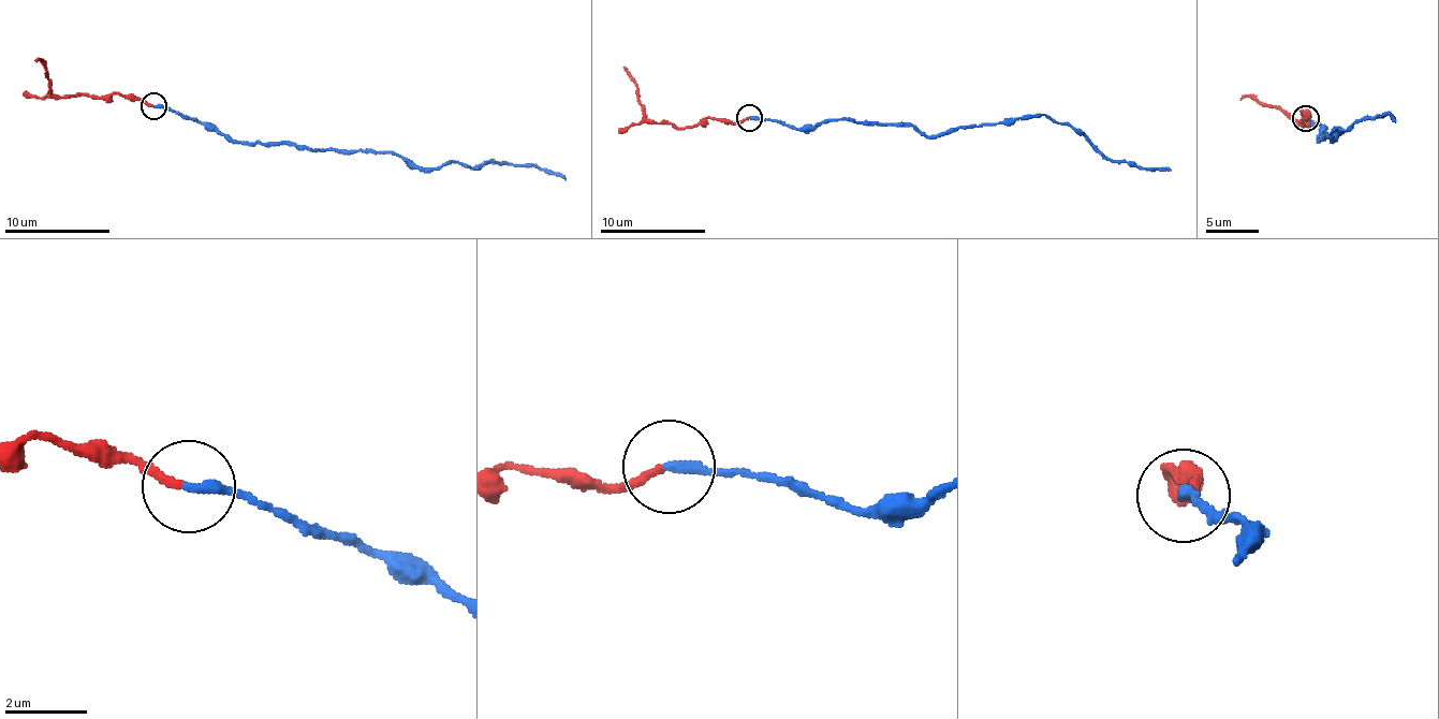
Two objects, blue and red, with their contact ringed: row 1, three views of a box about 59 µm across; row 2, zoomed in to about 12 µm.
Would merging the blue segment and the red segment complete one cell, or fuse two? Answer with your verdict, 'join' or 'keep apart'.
keep apart

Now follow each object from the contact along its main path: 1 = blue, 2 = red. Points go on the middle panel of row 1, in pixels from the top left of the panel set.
1: (748, 117), (797, 129), (833, 118), (911, 123), (929, 137), (1041, 115), (1070, 123), (1114, 161), (1170, 171)
2: (748, 117), (737, 123), (703, 118), (685, 129), (651, 122), (636, 97), (636, 84), (622, 67)

